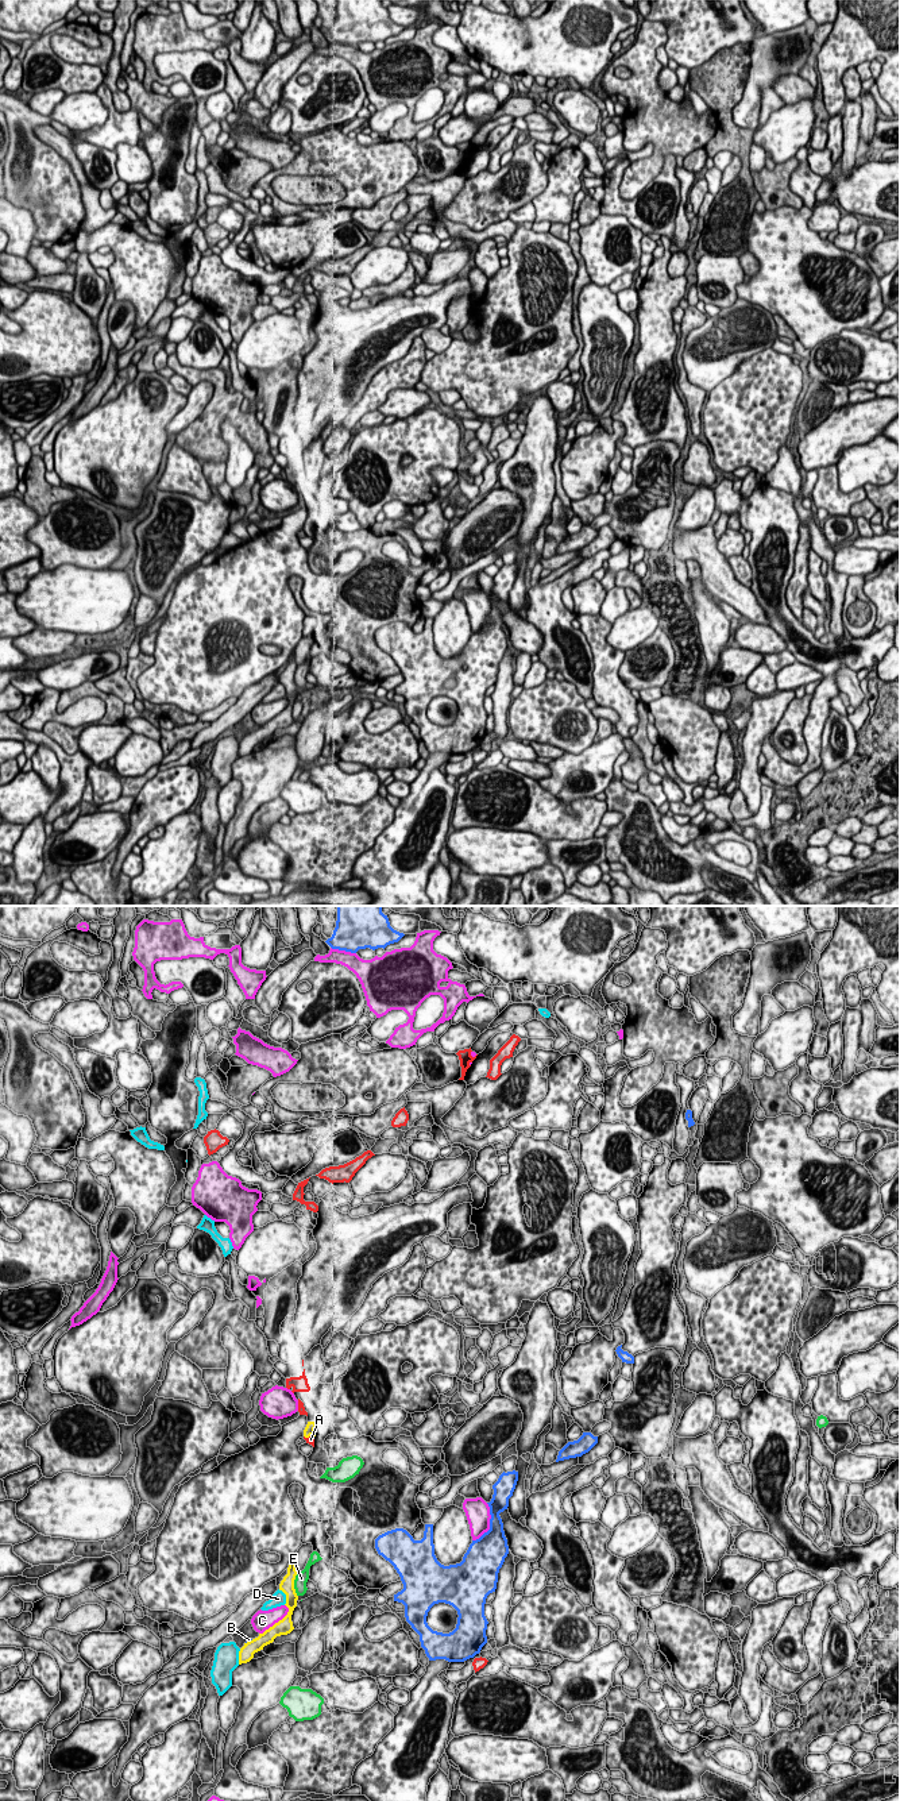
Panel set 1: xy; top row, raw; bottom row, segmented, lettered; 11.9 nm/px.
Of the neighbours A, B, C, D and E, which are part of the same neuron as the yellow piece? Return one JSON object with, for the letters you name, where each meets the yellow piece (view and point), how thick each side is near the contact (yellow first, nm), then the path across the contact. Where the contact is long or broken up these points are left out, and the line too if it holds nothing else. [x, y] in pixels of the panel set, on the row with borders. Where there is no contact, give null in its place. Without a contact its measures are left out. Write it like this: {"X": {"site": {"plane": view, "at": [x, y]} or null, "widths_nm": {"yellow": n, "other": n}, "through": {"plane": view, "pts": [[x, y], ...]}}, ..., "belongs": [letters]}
{"belongs": []}

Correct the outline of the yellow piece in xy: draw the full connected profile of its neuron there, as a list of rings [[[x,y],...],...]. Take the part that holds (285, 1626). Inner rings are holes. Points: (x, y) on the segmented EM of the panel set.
[[[294,1558],[290,1561],[287,1567],[287,1574],[279,1584],[279,1590],[286,1594],[286,1607],[289,1608],[287,1615],[275,1623],[273,1627],[266,1630],[263,1634],[259,1634],[258,1638],[244,1643],[244,1646],[239,1651],[239,1665],[247,1663],[254,1658],[254,1654],[263,1650],[264,1646],[274,1642],[277,1636],[290,1634],[294,1627],[291,1621],[291,1615],[294,1608],[297,1607],[298,1596],[294,1589],[294,1580],[297,1576]]]

